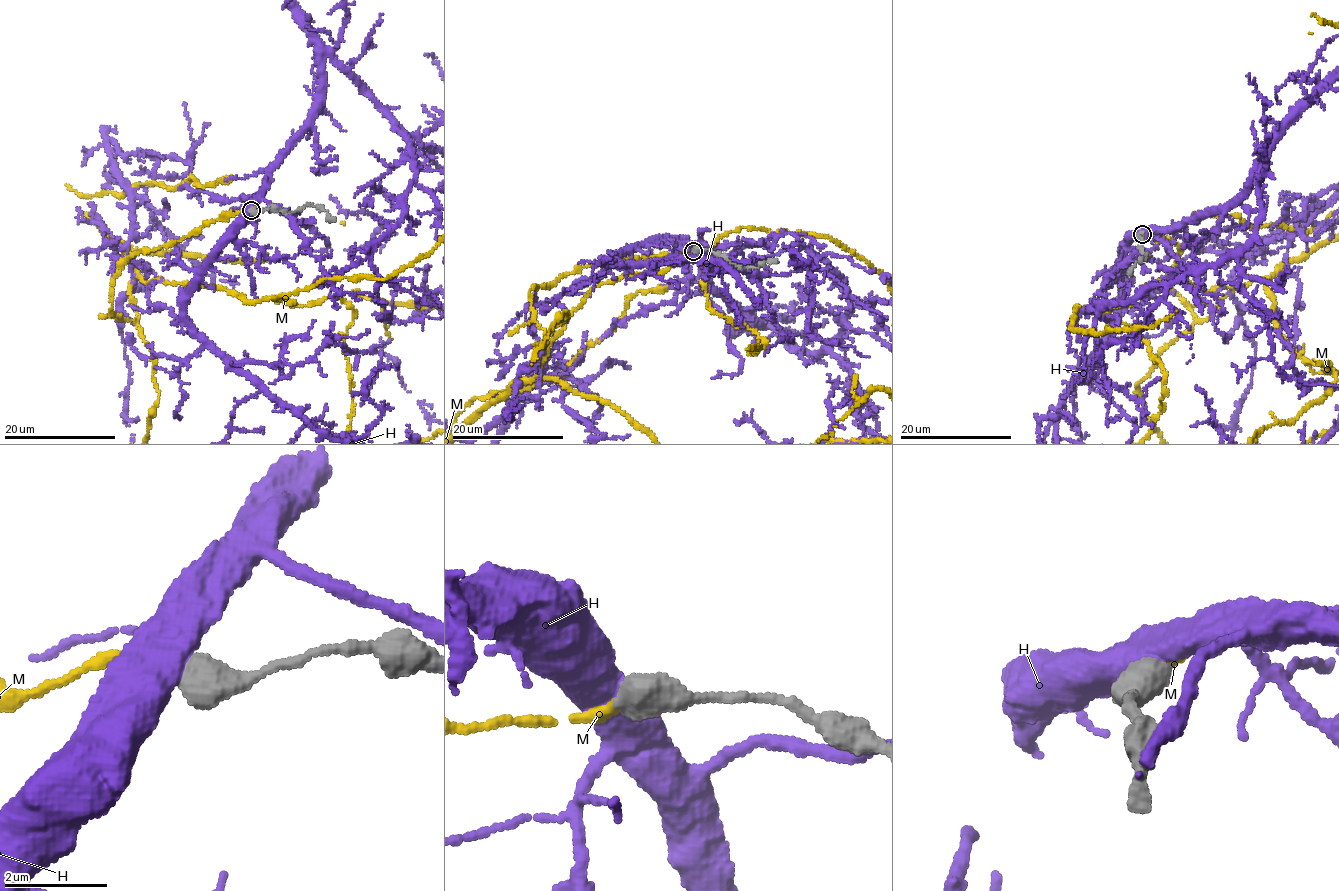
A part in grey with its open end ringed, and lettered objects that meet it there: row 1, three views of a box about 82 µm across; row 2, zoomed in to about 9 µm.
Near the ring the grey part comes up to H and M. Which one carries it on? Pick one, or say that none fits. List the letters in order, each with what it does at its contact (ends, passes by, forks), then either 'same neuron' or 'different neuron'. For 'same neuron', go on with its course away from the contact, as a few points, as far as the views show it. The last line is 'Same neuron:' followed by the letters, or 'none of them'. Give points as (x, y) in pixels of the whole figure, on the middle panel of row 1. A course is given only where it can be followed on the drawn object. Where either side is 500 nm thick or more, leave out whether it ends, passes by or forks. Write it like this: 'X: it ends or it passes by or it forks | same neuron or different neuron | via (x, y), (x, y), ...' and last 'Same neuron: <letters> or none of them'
H: different neuron
M: same neuron
Same neuron: M

